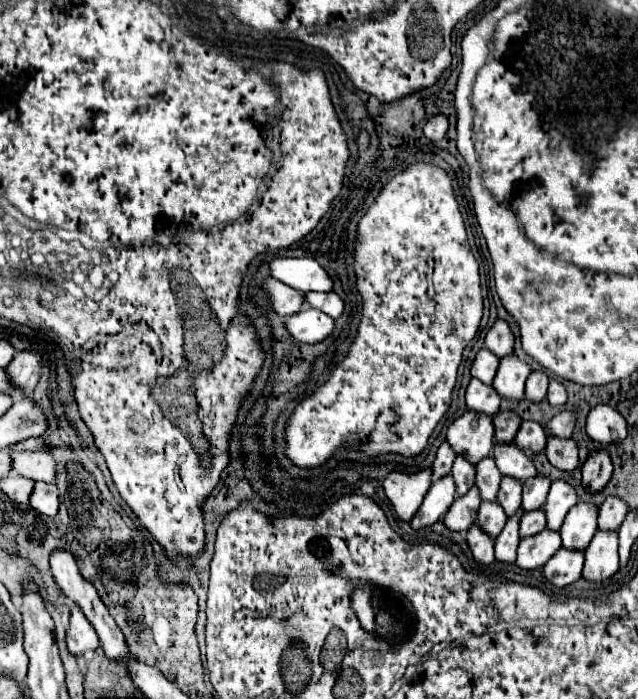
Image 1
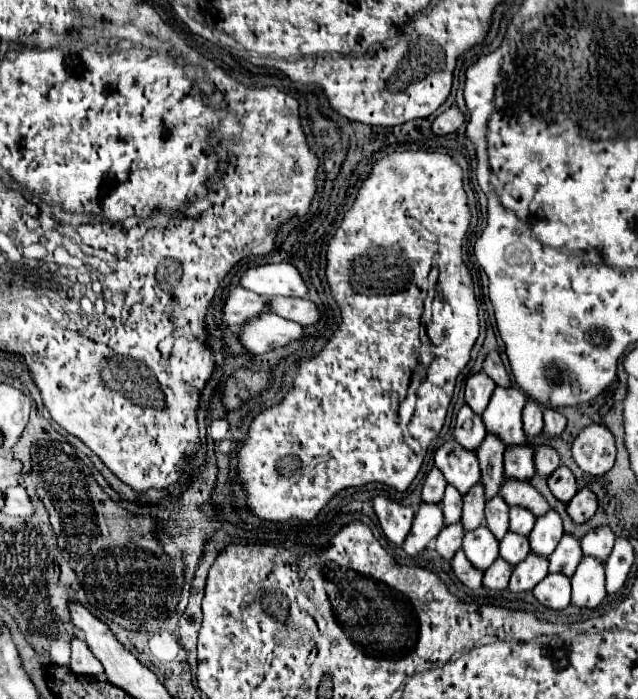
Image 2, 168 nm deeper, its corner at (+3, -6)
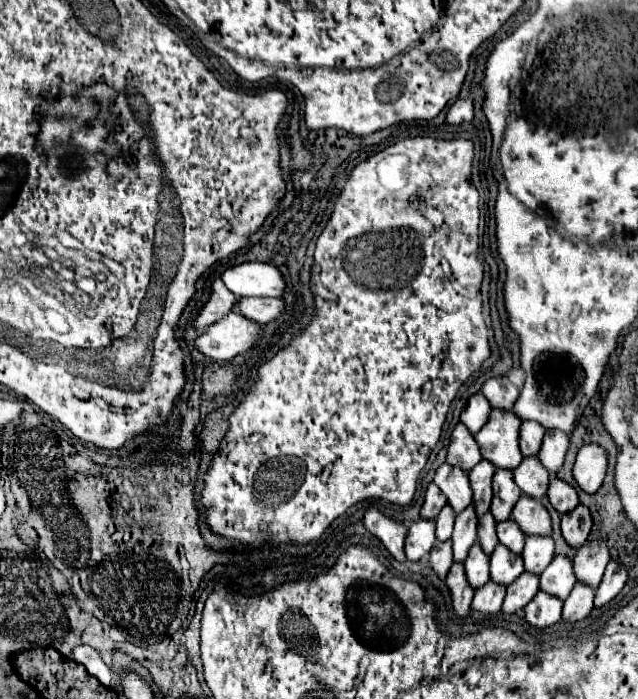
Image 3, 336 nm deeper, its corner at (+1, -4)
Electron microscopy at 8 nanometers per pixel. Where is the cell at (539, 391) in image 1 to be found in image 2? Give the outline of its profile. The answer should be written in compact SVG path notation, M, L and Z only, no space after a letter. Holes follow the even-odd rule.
M527 403L523 409L523 431L527 437L539 435L543 429L543 413L537 403Z

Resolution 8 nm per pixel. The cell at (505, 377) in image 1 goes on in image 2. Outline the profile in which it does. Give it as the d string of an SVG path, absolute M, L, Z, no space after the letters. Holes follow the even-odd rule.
M497 387L487 409L481 415L485 431L501 439L505 447L525 445L527 437L521 425L521 411L525 403L527 399L517 387L511 387L511 391L503 391L501 387Z

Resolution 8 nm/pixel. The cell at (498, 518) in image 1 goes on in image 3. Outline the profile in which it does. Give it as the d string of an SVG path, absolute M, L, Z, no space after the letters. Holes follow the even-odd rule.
M477 543L469 549L469 555L465 559L465 573L467 573L467 579L473 585L473 589L477 589L489 581L489 557L485 557L485 553L481 553L481 545L477 545Z

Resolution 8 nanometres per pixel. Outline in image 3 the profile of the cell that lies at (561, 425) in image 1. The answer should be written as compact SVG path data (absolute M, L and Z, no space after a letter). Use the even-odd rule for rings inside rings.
M537 455L523 457L521 465L515 469L515 483L523 493L541 499L547 493L549 469L541 465L541 459Z

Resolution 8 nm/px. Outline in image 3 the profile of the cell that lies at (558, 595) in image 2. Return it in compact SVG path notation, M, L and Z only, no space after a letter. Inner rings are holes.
M539 591L525 607L525 621L533 627L549 627L561 619L563 601L559 597L549 597L549 593Z

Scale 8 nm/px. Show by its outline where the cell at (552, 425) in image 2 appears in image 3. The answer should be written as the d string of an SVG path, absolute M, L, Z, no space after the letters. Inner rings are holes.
M561 431L545 433L541 449L539 449L539 457L541 457L541 463L551 471L551 475L555 475L557 469L561 467L567 447L569 447L569 437L565 437L565 433Z

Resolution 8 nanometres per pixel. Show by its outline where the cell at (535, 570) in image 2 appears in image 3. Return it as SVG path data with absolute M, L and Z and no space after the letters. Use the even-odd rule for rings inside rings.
M521 573L521 577L517 577L517 581L513 581L513 585L507 585L507 595L503 601L503 611L505 613L515 613L519 609L523 609L539 591L537 585L537 577L535 573Z

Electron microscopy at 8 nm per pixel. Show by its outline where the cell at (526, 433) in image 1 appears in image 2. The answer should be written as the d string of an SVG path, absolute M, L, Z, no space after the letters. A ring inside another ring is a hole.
M527 443L523 447L511 447L503 457L503 477L515 481L529 481L535 475L535 465L531 463L533 447Z

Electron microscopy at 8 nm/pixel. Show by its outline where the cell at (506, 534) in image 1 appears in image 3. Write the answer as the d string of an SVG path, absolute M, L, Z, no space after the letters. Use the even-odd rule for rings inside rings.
M489 581L485 583L485 587L475 591L471 609L479 611L479 613L499 613L501 611L501 601L505 597L505 587L501 585L491 585Z

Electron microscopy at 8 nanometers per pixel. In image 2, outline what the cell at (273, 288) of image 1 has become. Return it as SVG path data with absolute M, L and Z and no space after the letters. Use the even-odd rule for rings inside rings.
M237 286L229 291L225 307L223 307L223 325L237 329L243 321L267 311L265 299L257 297L252 291Z

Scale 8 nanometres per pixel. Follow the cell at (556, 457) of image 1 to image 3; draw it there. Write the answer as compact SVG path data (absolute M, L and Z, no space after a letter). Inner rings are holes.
M551 477L551 483L549 483L549 501L551 505L559 511L559 513L567 513L571 509L575 509L579 505L579 497L577 497L577 491L563 479L559 477Z

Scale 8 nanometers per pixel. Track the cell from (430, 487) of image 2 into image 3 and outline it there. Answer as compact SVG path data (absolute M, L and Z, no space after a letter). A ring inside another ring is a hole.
M429 483L427 493L425 493L425 503L423 503L423 507L421 507L421 515L423 515L425 519L435 519L445 503L447 503L447 501L445 501L443 493L435 487L435 483Z

